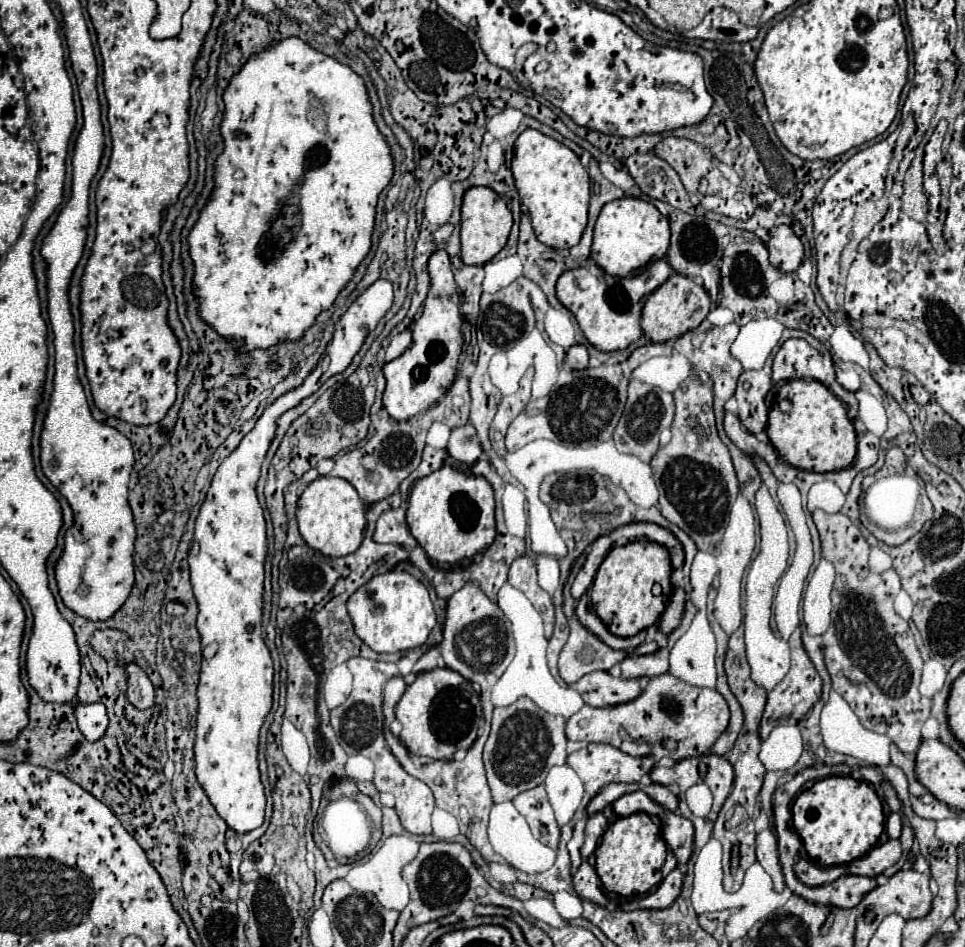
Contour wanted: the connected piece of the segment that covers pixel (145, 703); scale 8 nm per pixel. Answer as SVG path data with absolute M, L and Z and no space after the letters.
M124 663L128 675L128 701L136 709L148 709L154 705L154 685L148 675L136 663Z

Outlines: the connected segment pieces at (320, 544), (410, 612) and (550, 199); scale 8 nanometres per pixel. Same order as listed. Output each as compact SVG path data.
M318 477L300 495L296 519L300 535L308 547L320 551L326 557L344 557L354 553L364 539L366 505L358 497L358 491L346 479Z
M400 569L368 579L348 599L346 609L356 635L376 653L396 653L420 647L436 625L436 613L428 589L414 575Z
M524 129L514 143L512 173L520 199L528 207L536 237L552 249L574 247L586 227L590 199L590 177L578 155L536 129Z

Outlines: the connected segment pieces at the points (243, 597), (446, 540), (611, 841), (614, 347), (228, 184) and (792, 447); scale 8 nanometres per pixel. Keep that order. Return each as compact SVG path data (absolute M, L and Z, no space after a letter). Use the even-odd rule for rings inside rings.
M376 279L366 291L358 295L358 299L348 307L348 311L334 325L332 341L328 343L324 355L318 359L318 365L304 383L288 393L280 395L274 403L270 403L254 429L244 435L240 445L220 463L206 499L200 507L200 515L196 517L194 545L196 549L188 555L190 563L190 583L194 589L194 597L198 603L198 633L202 643L202 669L198 681L198 717L196 717L196 779L208 795L210 803L218 811L218 815L238 833L252 831L264 821L264 787L260 783L258 773L258 733L272 707L272 657L262 639L262 591L264 591L264 557L266 557L266 523L262 515L262 507L256 497L256 481L260 477L262 459L270 447L270 441L276 433L276 419L296 407L304 397L318 391L318 387L332 375L344 371L354 355L360 351L366 335L378 325L378 321L392 307L392 283L386 279Z
M442 465L438 471L418 479L412 487L406 521L410 533L432 561L452 565L464 557L474 557L476 553L482 553L496 535L492 485L480 475Z
M634 813L628 817L620 817L612 825L608 825L598 849L594 851L594 857L594 867L604 889L622 897L634 897L648 893L662 881L660 869L666 859L666 843L660 827L650 819L650 815Z
M658 259L642 269L634 277L614 277L604 273L598 265L592 267L578 267L564 271L556 283L556 297L558 301L568 307L568 311L576 317L578 327L582 329L584 337L594 345L598 351L618 351L626 349L630 343L642 337L640 327L640 313L650 297L650 293L660 287L672 275L672 267L666 259Z
M284 39L282 43L274 43L274 47L270 47L270 51L262 51L262 55L258 55L258 59L250 59L250 63L246 63L246 67L242 67L242 71L238 75L234 75L234 83L230 83L230 87L226 89L224 103L226 103L226 113L224 113L224 119L220 125L220 133L224 137L226 147L224 147L224 153L216 159L216 187L214 187L214 193L212 193L206 209L200 213L198 223L194 225L194 229L188 237L188 243L190 243L190 257L196 265L194 293L200 299L202 319L206 319L206 323L210 323L210 327L214 327L222 337L228 337L234 341L244 339L242 351L252 351L256 347L260 347L260 349L272 347L274 343L278 343L278 339L292 341L292 339L302 337L302 333L314 325L318 313L328 309L334 303L340 289L350 281L356 267L370 251L376 201L378 201L378 195L382 193L382 189L390 183L394 165L392 165L392 157L390 157L390 147L372 119L372 105L368 101L368 93L366 93L362 77L356 75L350 67L338 63L336 59L332 59L320 51L314 51L312 47L306 47L306 43L302 43L300 39ZM294 197L298 197L300 217L302 217L302 225L296 233L296 239L292 239L284 247L284 251L278 259L262 261L258 255L258 241L266 231L270 231L272 221L282 213L282 199L294 199Z
M804 379L786 381L780 387L780 391L776 393L776 403L770 407L766 433L768 433L770 443L776 449L776 453L786 463L790 463L798 469L816 471L816 473L838 471L838 469L846 469L856 457L856 431L854 431L852 421L848 419L846 405L820 381L804 381Z

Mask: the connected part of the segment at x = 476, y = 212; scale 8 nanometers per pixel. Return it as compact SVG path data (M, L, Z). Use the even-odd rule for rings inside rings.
M470 187L462 199L462 223L460 223L462 261L466 265L488 263L506 245L510 227L512 227L512 213L506 207L504 199L490 187Z

